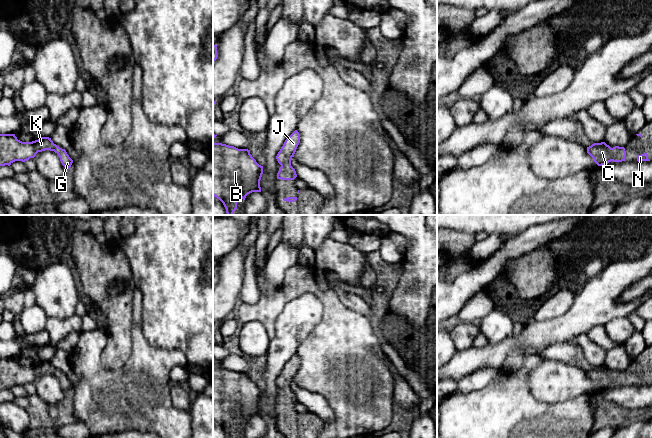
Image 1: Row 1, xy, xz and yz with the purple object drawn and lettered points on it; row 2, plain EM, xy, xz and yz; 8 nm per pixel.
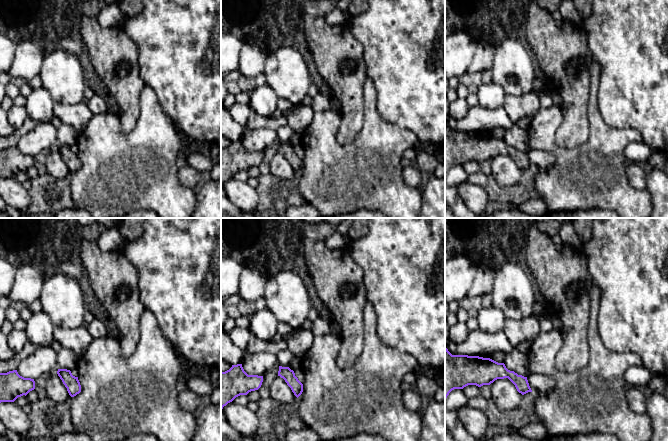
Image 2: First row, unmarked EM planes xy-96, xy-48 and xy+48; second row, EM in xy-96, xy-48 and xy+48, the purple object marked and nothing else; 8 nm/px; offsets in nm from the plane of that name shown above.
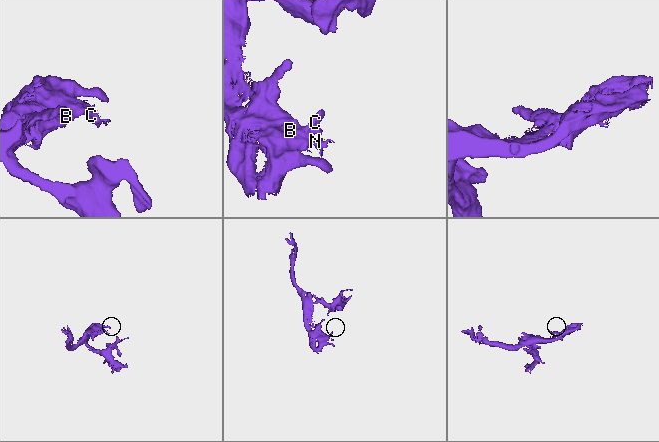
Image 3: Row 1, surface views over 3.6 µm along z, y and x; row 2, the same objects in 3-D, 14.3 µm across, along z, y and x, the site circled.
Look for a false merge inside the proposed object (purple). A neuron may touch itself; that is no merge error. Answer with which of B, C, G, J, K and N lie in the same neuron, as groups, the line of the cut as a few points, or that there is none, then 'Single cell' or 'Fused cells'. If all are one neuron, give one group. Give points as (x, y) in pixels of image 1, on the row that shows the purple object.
Groups: B C G J K N. No split. Single cell

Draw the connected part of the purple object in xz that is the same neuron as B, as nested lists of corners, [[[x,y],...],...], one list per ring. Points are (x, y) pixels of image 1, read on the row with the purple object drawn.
[[[213,143],[213,196],[219,199],[227,215],[233,215],[237,203],[252,192],[261,192],[263,166],[259,165],[248,149],[238,149],[222,143]]]

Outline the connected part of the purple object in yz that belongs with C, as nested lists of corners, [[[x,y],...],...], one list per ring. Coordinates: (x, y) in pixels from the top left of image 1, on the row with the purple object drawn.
[[[605,142],[594,143],[587,147],[587,153],[594,159],[594,162],[598,166],[606,165],[611,161],[625,161],[626,156],[624,147],[615,146],[611,148]]]

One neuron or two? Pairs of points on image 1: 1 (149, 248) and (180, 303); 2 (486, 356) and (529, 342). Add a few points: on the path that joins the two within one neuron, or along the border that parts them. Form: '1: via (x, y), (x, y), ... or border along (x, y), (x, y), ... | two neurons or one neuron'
1: via (163, 262), (180, 279), (180, 289) | one neuron
2: via (497, 353), (512, 342), (518, 342) | one neuron

